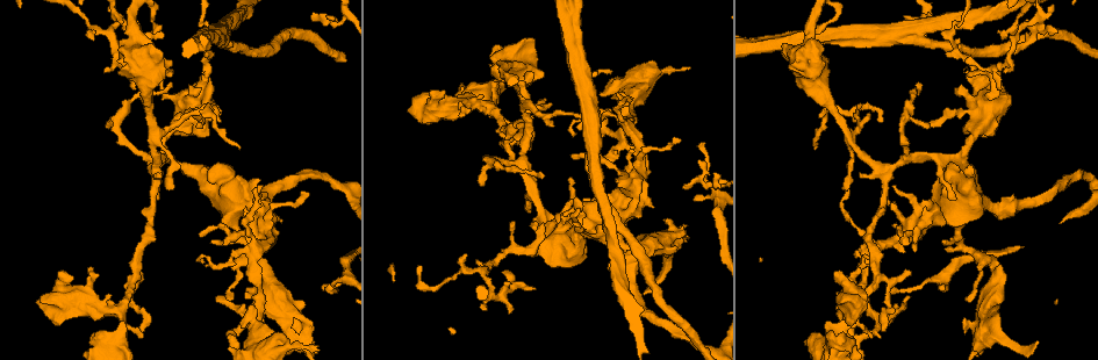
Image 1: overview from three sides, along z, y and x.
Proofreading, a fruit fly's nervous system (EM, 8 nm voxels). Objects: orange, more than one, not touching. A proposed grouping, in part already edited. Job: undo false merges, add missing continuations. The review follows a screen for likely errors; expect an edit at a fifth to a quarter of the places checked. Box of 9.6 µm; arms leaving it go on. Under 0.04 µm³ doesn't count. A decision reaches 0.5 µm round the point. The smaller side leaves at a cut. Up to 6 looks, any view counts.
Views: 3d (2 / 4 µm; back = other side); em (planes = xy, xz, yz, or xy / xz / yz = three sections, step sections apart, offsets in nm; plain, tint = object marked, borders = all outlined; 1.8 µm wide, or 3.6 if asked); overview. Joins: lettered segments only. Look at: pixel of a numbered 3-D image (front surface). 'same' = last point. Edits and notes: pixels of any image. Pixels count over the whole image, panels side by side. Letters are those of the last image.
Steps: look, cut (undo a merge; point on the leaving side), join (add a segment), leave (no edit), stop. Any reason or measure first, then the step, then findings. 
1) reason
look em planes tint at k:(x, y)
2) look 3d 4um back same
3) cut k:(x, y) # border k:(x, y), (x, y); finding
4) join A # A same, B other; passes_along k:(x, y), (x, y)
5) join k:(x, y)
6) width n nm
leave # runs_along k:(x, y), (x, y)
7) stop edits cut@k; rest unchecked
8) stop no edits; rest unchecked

three-way junction
look em yz step 8 tint at 1:(121, 309)

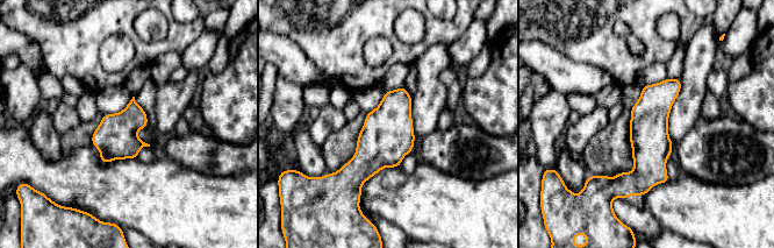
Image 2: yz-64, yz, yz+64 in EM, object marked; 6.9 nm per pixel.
another direction
look em planes borders same

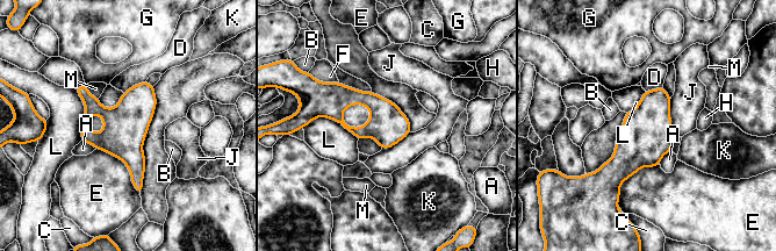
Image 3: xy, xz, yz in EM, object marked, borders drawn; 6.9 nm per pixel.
longest_contact E 440 nm
leave # A other, B other, C other, D other, E other, F other, G other, H other, J other, K other, L other, M other; border 3:(307, 124), (329, 117), (358, 140); continuous, no second neuron

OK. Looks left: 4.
four arms meet
look 3d 4um at 1:(583, 223)

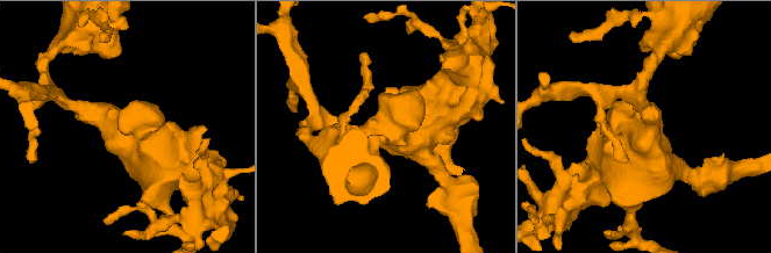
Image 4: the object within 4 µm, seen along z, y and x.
now the EM
look em 3.6um xz step 16 borders at 4:(643, 132)

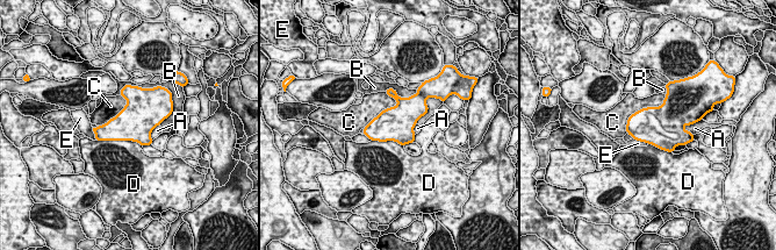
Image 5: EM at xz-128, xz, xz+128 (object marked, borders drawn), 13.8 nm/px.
leave # A other, B other, C other, D other, E other; border 5:(666, 94), (636, 111), (626, 133); one neuron here

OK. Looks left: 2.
three-way junction
look em planes borders at 1:(905, 28)

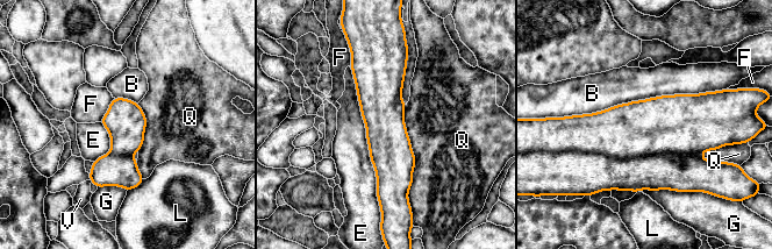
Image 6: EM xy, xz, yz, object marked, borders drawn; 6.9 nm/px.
cut 6:(663, 171) # B other, E other, F other, G other, L other, Q other, V other; part_leaving 6:(584, 156), (606, 170), (706, 163); a second neuron is stuck on

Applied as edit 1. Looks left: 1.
stop edits cut@6; rest unchecked

